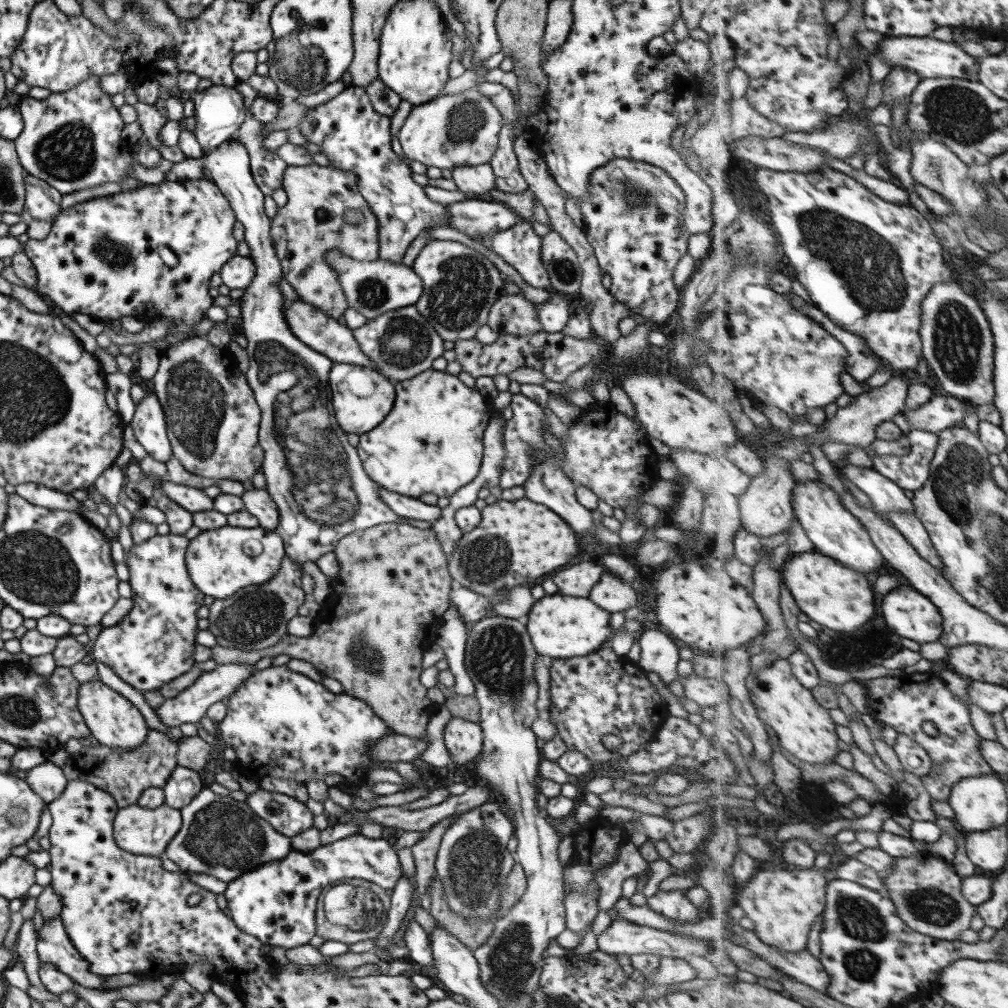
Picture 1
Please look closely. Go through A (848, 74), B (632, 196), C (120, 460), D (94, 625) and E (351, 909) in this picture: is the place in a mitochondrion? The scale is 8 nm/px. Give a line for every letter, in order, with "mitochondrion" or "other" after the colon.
A: other
B: mitochondrion
C: other
D: other
E: mitochondrion

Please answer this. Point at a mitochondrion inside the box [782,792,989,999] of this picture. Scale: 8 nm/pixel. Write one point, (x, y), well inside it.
(859, 918)

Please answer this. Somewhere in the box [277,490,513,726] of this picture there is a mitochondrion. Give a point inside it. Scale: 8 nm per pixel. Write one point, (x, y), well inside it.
(361, 653)

